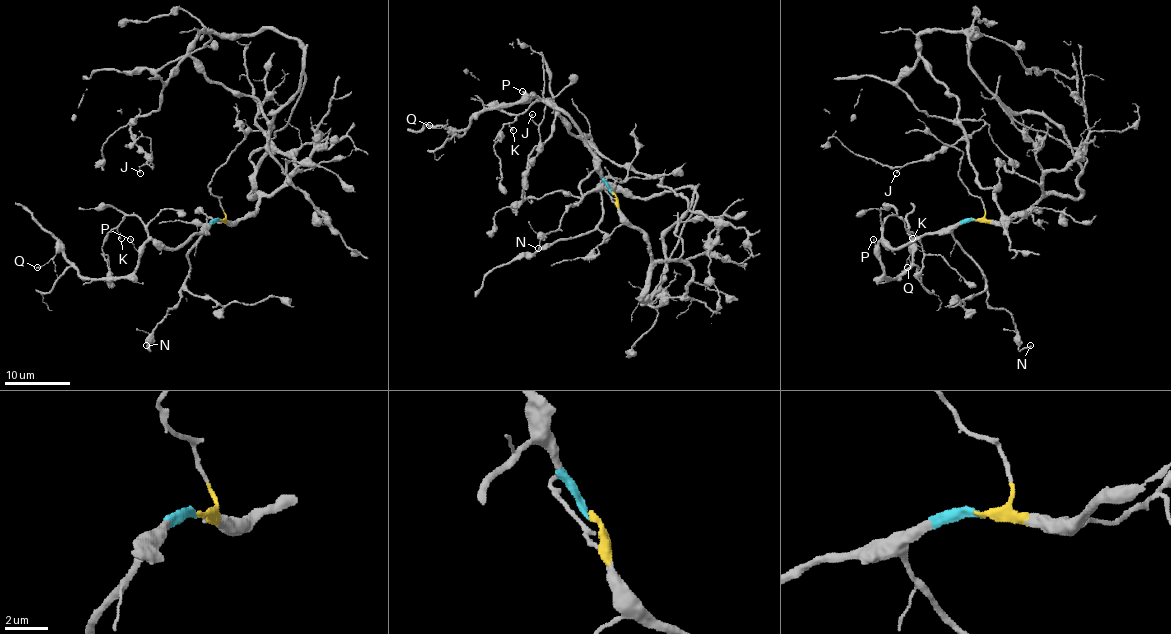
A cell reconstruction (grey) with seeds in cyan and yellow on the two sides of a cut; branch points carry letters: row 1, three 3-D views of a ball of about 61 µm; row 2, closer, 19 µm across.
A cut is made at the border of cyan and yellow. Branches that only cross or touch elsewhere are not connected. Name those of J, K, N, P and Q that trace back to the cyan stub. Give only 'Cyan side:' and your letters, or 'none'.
Cyan side: K, N, P, Q

